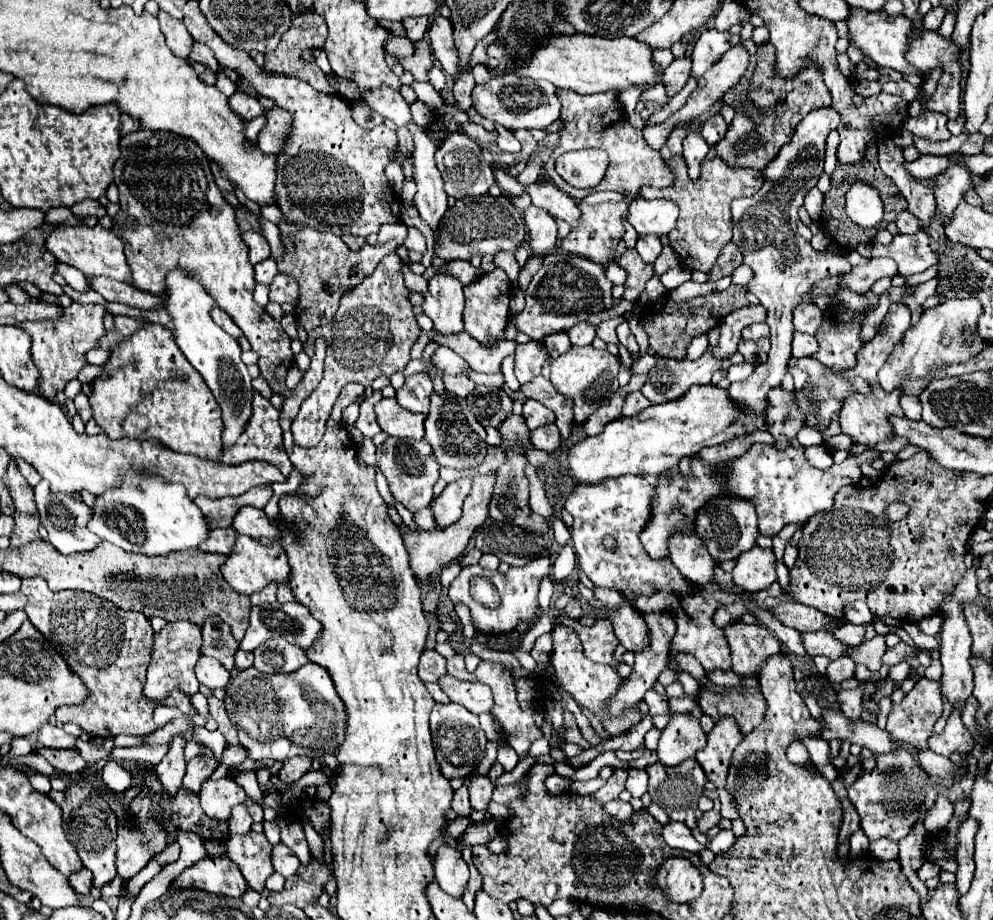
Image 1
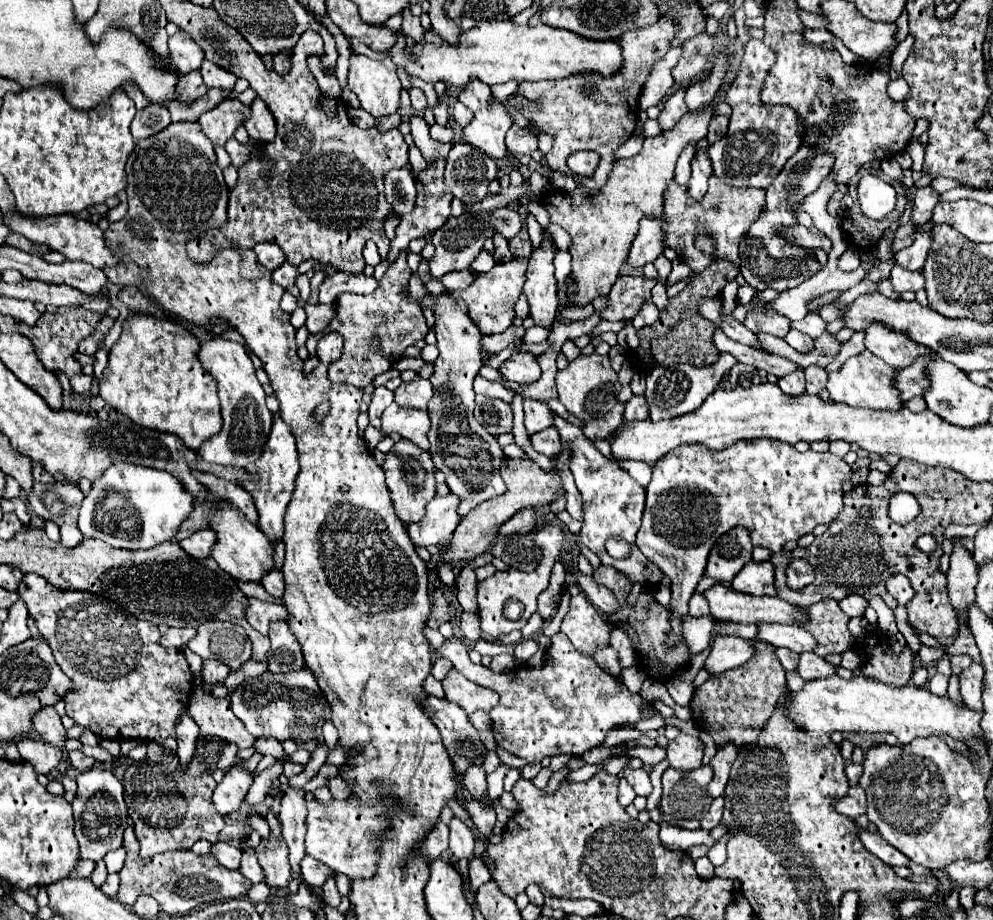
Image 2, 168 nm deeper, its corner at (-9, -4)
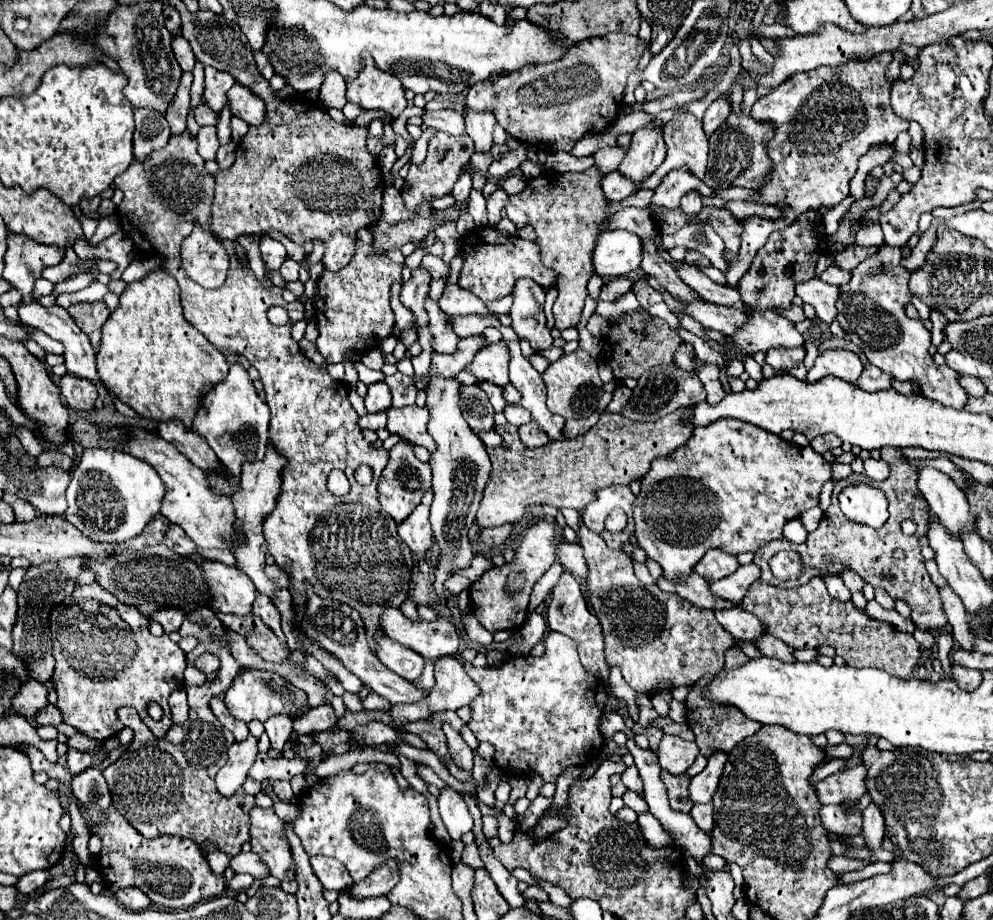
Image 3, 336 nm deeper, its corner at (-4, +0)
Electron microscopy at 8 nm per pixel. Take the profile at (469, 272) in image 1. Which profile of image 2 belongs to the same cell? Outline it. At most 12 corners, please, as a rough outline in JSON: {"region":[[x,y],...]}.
{"region":[[461,269],[445,275],[447,291],[465,289],[473,283],[475,273]]}

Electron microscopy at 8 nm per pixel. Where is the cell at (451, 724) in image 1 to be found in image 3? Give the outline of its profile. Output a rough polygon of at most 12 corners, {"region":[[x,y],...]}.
{"region":[[308,587],[308,637],[390,703],[428,691],[388,671],[368,647],[360,613]]}

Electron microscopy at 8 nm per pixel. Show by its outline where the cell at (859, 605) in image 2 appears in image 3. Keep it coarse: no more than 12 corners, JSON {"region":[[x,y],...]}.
{"region":[[836,575],[824,577],[828,593],[834,599],[848,601],[852,593]]}

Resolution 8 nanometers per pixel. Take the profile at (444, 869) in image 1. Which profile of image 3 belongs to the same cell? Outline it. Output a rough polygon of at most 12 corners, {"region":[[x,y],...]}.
{"region":[[454,789],[438,797],[440,817],[454,841],[472,829],[466,803]]}

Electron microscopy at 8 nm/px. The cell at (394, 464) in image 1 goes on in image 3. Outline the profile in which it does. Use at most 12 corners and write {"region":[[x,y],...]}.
{"region":[[410,443],[390,449],[378,501],[402,523],[430,487]]}

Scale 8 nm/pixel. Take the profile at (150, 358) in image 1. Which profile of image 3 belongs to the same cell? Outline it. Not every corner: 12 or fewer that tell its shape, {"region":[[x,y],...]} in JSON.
{"region":[[162,269],[102,327],[104,389],[192,427],[228,365]]}

